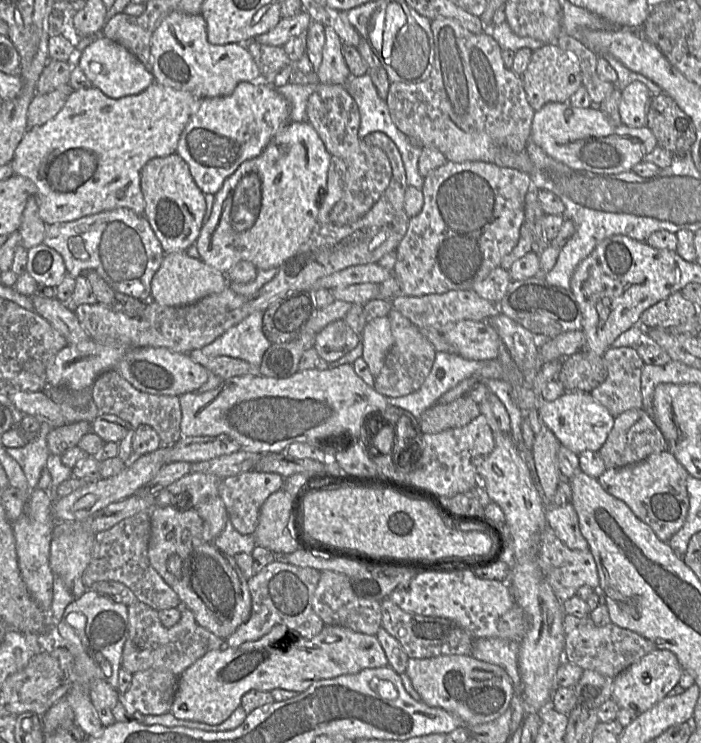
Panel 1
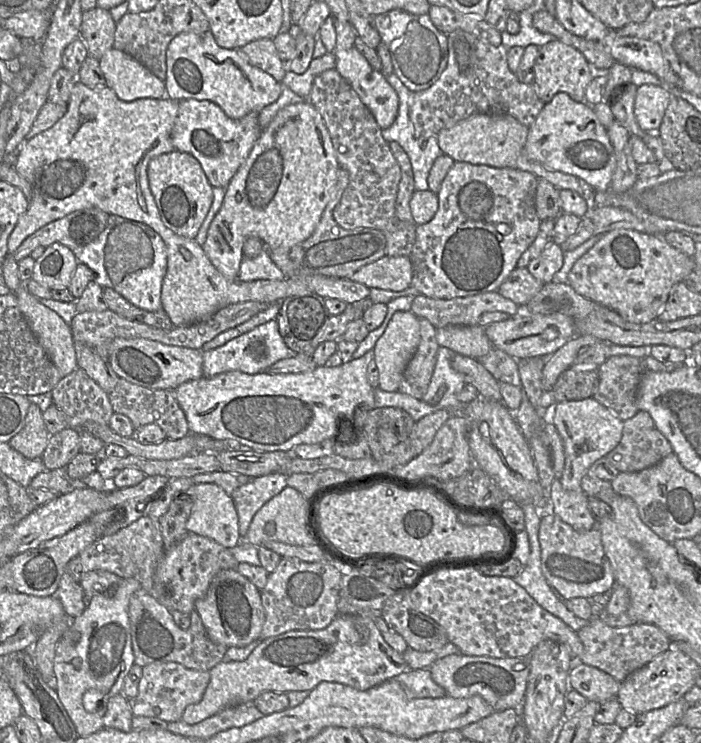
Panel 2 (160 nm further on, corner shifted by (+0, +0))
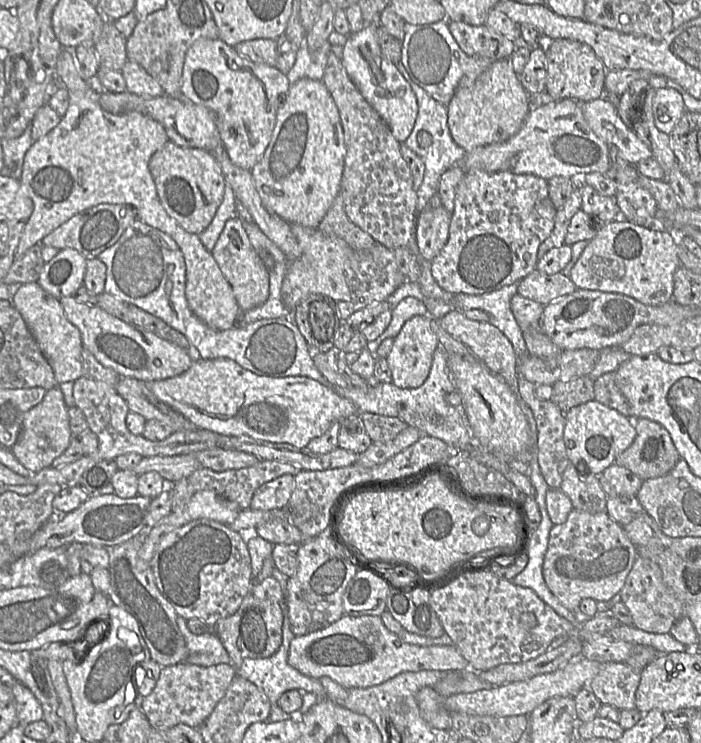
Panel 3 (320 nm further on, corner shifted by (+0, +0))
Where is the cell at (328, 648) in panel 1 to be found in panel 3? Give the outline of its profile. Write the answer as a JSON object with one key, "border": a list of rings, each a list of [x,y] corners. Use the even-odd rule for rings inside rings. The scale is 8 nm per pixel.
{"border":[[[345,614],[323,629],[295,636],[289,646],[287,661],[303,675],[315,679],[329,677],[346,689],[376,686],[403,672],[470,669],[455,645],[405,643],[385,627],[381,616],[372,615],[353,617]]]}

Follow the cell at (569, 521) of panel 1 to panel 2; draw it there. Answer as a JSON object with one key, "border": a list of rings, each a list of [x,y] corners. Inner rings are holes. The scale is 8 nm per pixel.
{"border":[[[555,479],[550,488],[549,498],[553,513],[577,531],[588,531],[596,526],[596,518],[583,491],[567,491]]]}

